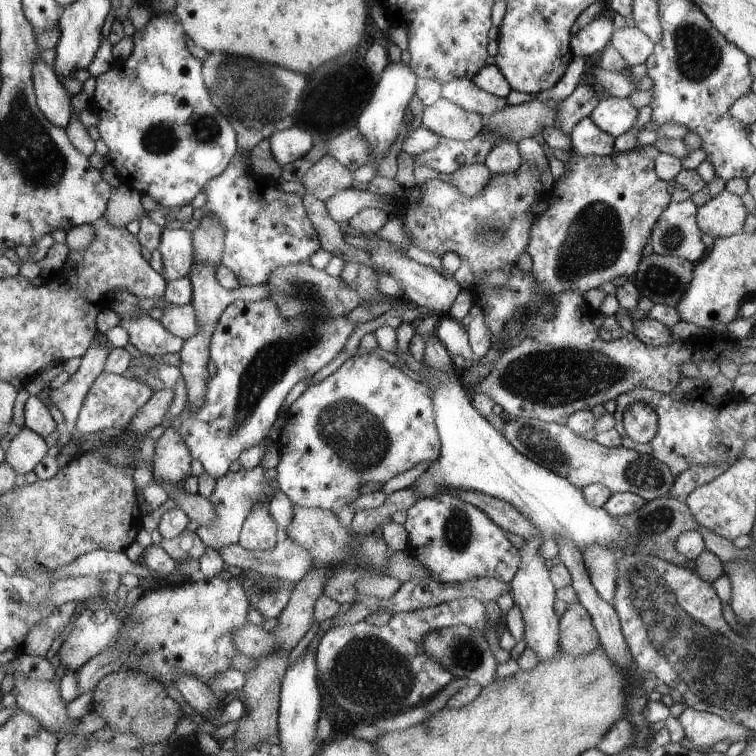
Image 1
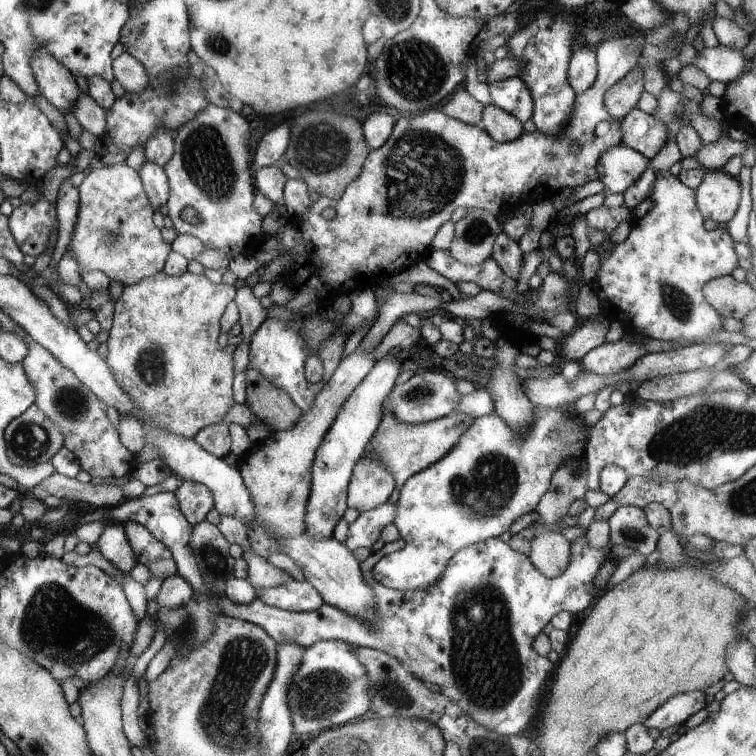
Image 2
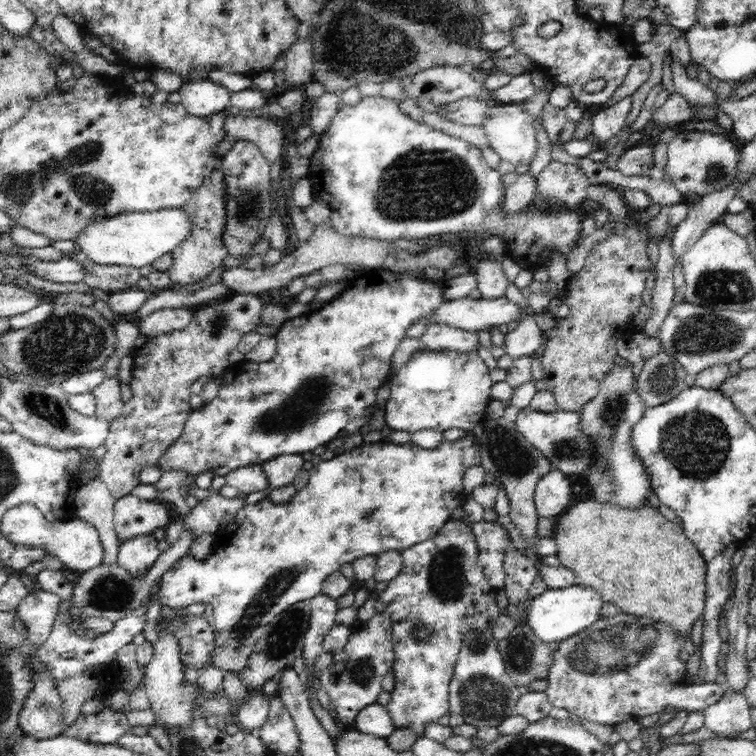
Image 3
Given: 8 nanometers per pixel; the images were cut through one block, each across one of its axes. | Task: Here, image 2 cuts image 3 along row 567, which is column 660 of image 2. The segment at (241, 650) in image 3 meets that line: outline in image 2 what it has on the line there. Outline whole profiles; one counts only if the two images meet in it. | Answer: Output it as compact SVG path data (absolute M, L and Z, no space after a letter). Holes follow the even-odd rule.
M662 170L662 172L655 173L655 178L652 193L646 197L651 200L652 208L642 218L633 221L626 240L621 244L612 243L610 250L604 250L604 252L600 252L600 249L596 250L600 260L600 269L593 282L594 290L596 290L596 296L600 302L604 316L611 321L619 321L624 328L626 328L626 331L640 334L646 338L666 340L666 342L682 342L682 340L684 340L684 342L690 342L690 344L692 344L692 342L708 340L710 336L714 336L716 332L723 330L722 320L724 320L724 317L720 316L720 314L712 308L711 303L707 301L707 297L703 293L703 286L713 278L730 276L734 268L738 266L738 256L736 256L736 252L734 252L734 242L732 242L731 234L728 234L728 231L724 228L718 228L712 230L712 232L704 230L705 215L698 207L698 203L695 199L695 190L690 190L690 188L684 186L677 176L670 173L670 170Z

